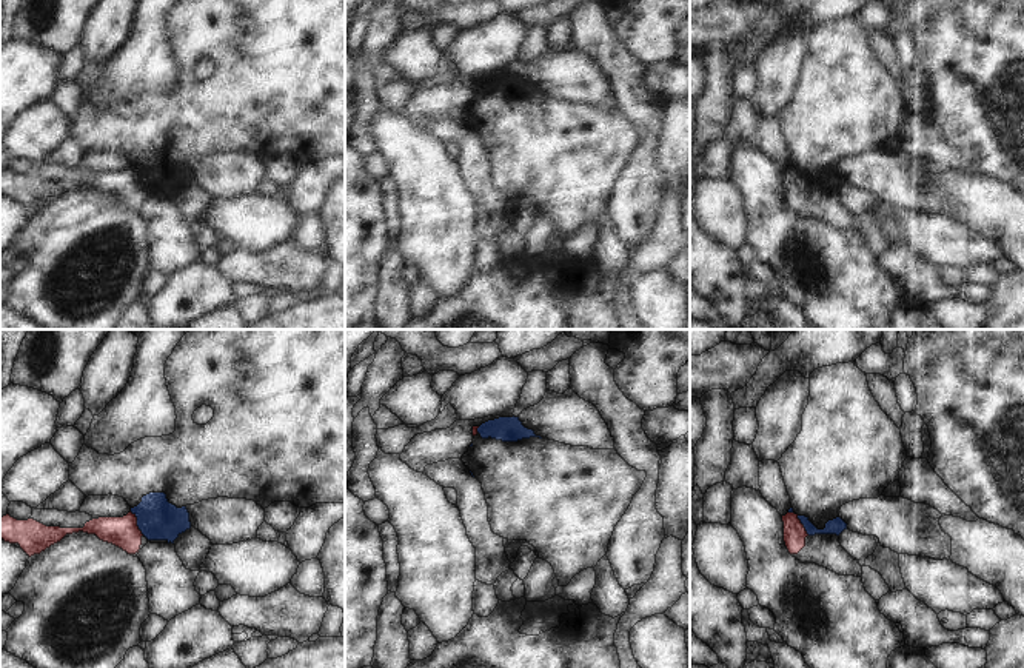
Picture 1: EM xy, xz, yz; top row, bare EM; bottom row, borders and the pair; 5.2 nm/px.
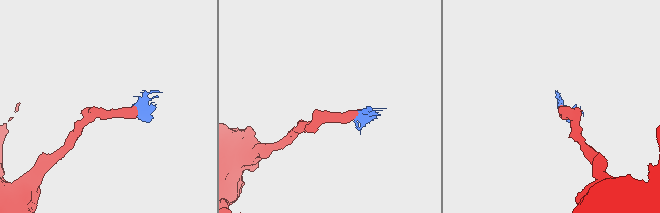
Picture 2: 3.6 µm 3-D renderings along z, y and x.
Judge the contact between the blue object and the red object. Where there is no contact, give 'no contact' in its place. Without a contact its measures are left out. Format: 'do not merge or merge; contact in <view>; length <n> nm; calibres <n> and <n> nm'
do not merge; contact in xy; length 150 nm; calibres 220 and 160 nm

